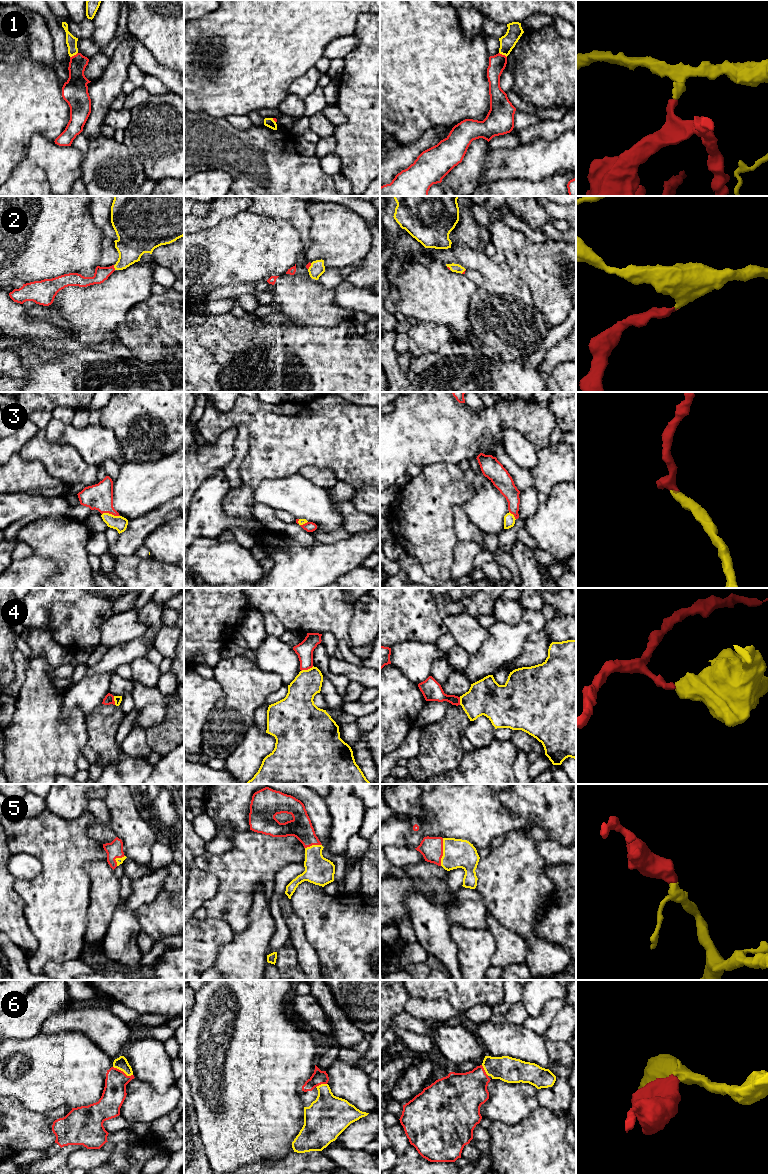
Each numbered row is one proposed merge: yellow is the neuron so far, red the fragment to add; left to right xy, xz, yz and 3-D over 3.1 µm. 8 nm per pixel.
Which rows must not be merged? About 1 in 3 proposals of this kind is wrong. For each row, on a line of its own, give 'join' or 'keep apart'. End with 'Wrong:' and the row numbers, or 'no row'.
1: keep apart
2: join
3: join
4: keep apart
5: join
6: join
Wrong: 1, 4

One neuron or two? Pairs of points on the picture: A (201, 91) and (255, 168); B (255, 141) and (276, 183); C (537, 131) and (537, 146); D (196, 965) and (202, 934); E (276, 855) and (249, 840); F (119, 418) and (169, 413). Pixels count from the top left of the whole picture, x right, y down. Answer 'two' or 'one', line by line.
A: two
B: one
C: two
D: one
E: one
F: one

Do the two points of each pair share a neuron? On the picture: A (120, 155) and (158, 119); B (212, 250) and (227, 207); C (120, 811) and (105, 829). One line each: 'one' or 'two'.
A: two
B: two
C: two

